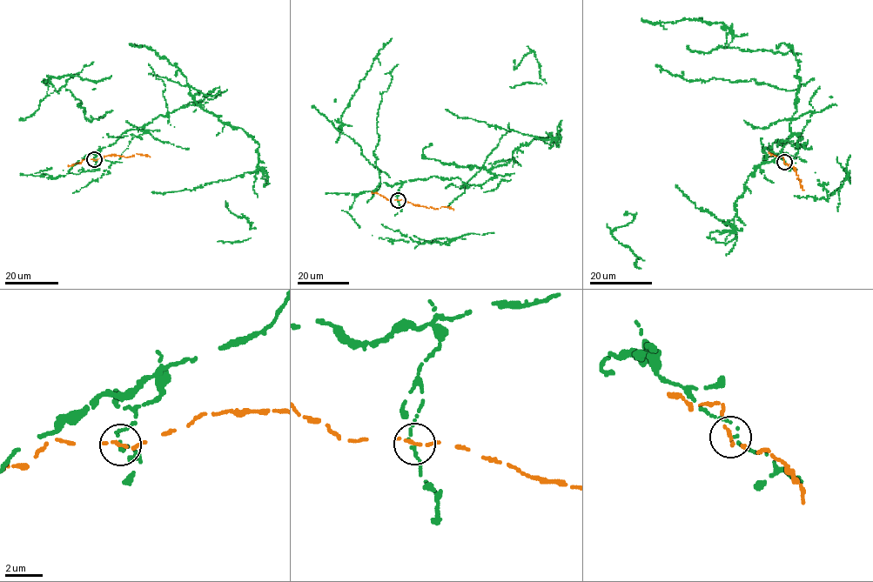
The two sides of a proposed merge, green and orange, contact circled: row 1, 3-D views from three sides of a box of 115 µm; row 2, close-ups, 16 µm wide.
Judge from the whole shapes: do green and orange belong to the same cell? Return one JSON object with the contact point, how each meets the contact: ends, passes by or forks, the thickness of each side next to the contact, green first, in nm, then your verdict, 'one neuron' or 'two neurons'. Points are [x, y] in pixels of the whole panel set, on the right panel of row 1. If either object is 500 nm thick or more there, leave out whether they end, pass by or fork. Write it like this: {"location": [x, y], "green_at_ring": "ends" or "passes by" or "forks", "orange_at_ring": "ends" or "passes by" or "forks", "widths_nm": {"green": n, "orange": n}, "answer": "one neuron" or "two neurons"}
{"location": [784, 162], "green_at_ring": "passes by", "orange_at_ring": "ends", "widths_nm": {"green": 110, "orange": 240}, "answer": "two neurons"}

